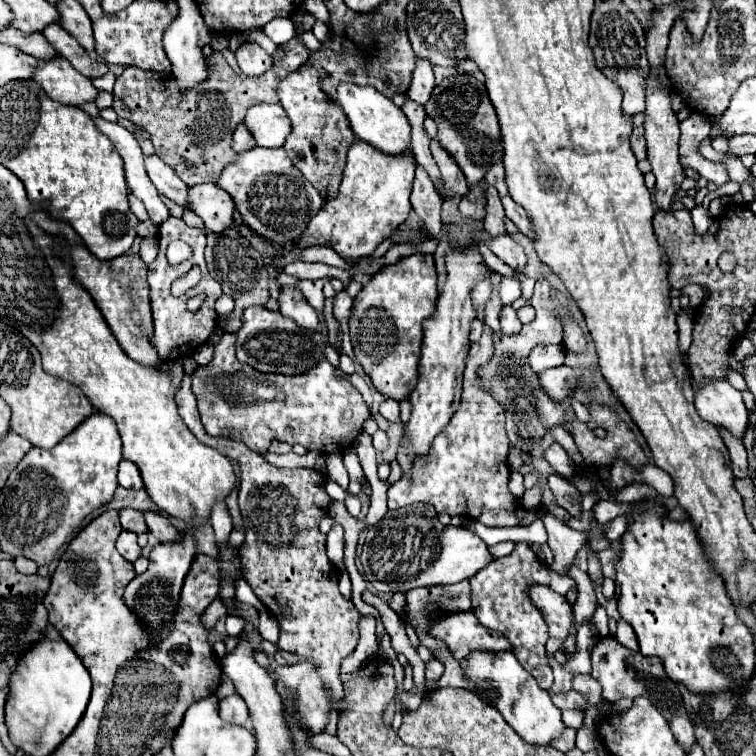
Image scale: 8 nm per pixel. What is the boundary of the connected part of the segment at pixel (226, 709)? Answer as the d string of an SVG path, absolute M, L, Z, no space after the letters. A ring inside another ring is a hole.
M237 693L225 697L225 699L219 703L219 715L221 715L223 721L233 723L233 725L243 725L243 723L249 719L247 705L245 705L245 701L243 701Z

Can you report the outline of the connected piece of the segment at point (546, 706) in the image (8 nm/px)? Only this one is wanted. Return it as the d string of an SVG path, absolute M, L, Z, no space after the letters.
M473 651L465 661L461 661L461 669L465 681L475 685L473 693L477 693L477 697L487 705L495 707L527 743L549 745L563 731L565 725L561 721L561 711L553 705L549 693L537 685L535 677L521 667L511 651Z

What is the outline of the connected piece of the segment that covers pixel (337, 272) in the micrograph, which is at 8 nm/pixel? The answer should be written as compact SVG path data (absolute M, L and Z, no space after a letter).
M295 261L291 265L285 265L283 269L287 275L293 275L297 279L320 279L323 277L337 278L346 285L349 281L349 273L331 265L324 263L305 263L305 261Z

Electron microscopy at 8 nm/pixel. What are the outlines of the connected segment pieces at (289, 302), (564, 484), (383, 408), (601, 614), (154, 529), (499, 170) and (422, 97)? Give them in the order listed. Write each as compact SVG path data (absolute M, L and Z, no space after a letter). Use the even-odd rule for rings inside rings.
M281 287L279 295L279 305L281 313L289 319L293 319L301 329L317 331L317 313L315 309L303 299L303 293L297 287Z
M557 475L547 478L548 486L554 494L557 504L567 510L574 518L579 518L581 509L581 493L568 480ZM556 477L556 478L555 478Z
M385 399L379 405L379 413L387 419L387 421L399 421L399 403L395 399Z
M598 606L593 617L592 621L595 627L598 630L600 636L605 637L609 633L609 621L606 610L604 606Z
M143 513L149 531L161 541L161 543L169 543L169 541L179 541L181 533L171 525L171 521L159 513Z
M495 161L495 163L491 165L489 173L485 175L485 181L487 181L487 183L491 183L491 185L495 185L501 197L503 197L503 195L507 195L507 185L505 185L505 171L503 171L503 161Z
M417 57L417 67L415 67L413 75L411 75L411 85L409 85L409 89L407 89L407 95L409 95L413 101L425 105L425 103L429 101L429 97L431 97L433 85L435 85L433 63Z

